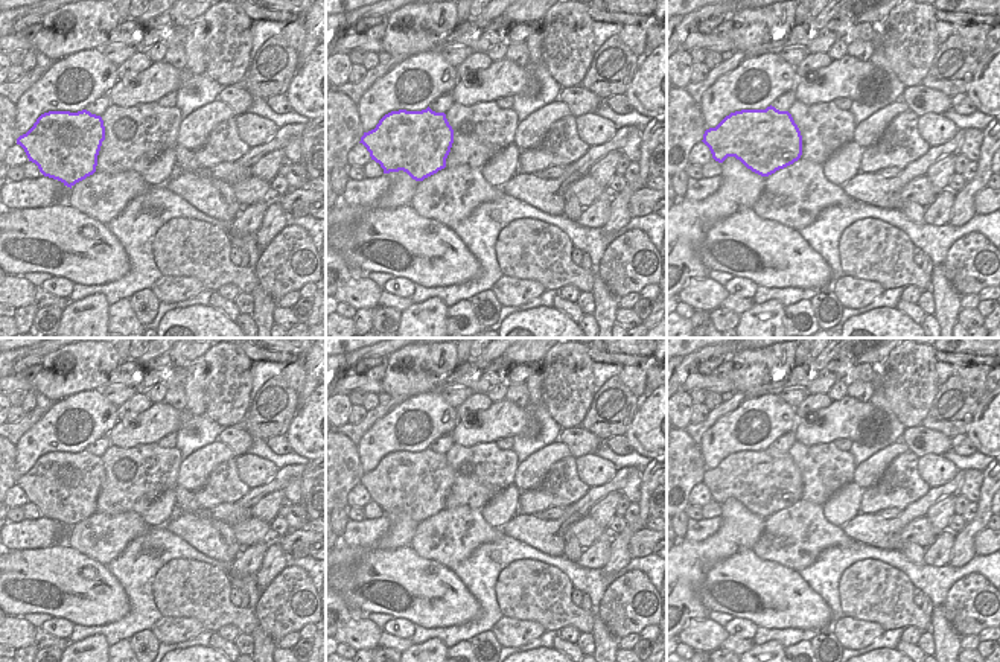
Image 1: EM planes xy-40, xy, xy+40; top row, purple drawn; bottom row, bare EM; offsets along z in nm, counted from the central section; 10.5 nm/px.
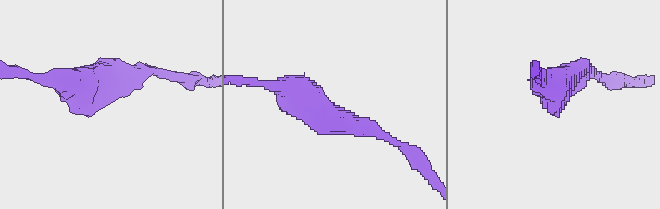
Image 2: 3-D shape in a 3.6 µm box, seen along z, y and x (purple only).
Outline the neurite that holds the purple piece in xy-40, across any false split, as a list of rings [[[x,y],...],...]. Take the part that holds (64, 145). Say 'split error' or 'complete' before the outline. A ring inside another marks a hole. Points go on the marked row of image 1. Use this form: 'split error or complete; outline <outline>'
complete; outline [[[87,110],[49,111],[17,138],[17,145],[44,177],[72,189],[96,172],[104,140],[105,126],[100,116]]]

